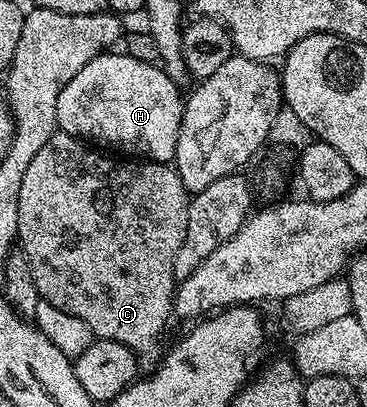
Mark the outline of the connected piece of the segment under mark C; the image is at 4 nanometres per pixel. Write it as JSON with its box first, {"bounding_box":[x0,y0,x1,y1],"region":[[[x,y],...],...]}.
{"bounding_box":[16,129,190,373],"region":[[[57,129],[52,134],[50,141],[46,141],[46,145],[38,149],[34,161],[30,161],[22,177],[22,189],[18,189],[16,237],[32,266],[34,285],[38,289],[41,300],[86,321],[86,325],[90,325],[95,338],[118,341],[126,345],[138,360],[139,370],[141,367],[141,372],[151,373],[156,370],[162,358],[162,351],[156,348],[156,338],[163,333],[164,326],[168,323],[168,315],[170,319],[174,311],[174,296],[178,286],[178,281],[174,277],[174,257],[178,257],[178,249],[182,249],[182,241],[186,241],[186,217],[190,192],[182,185],[182,177],[178,177],[175,166],[151,161],[133,161],[128,157],[111,159],[100,151],[103,150],[89,145],[85,140],[76,138],[75,135],[68,135],[62,130]]]}

